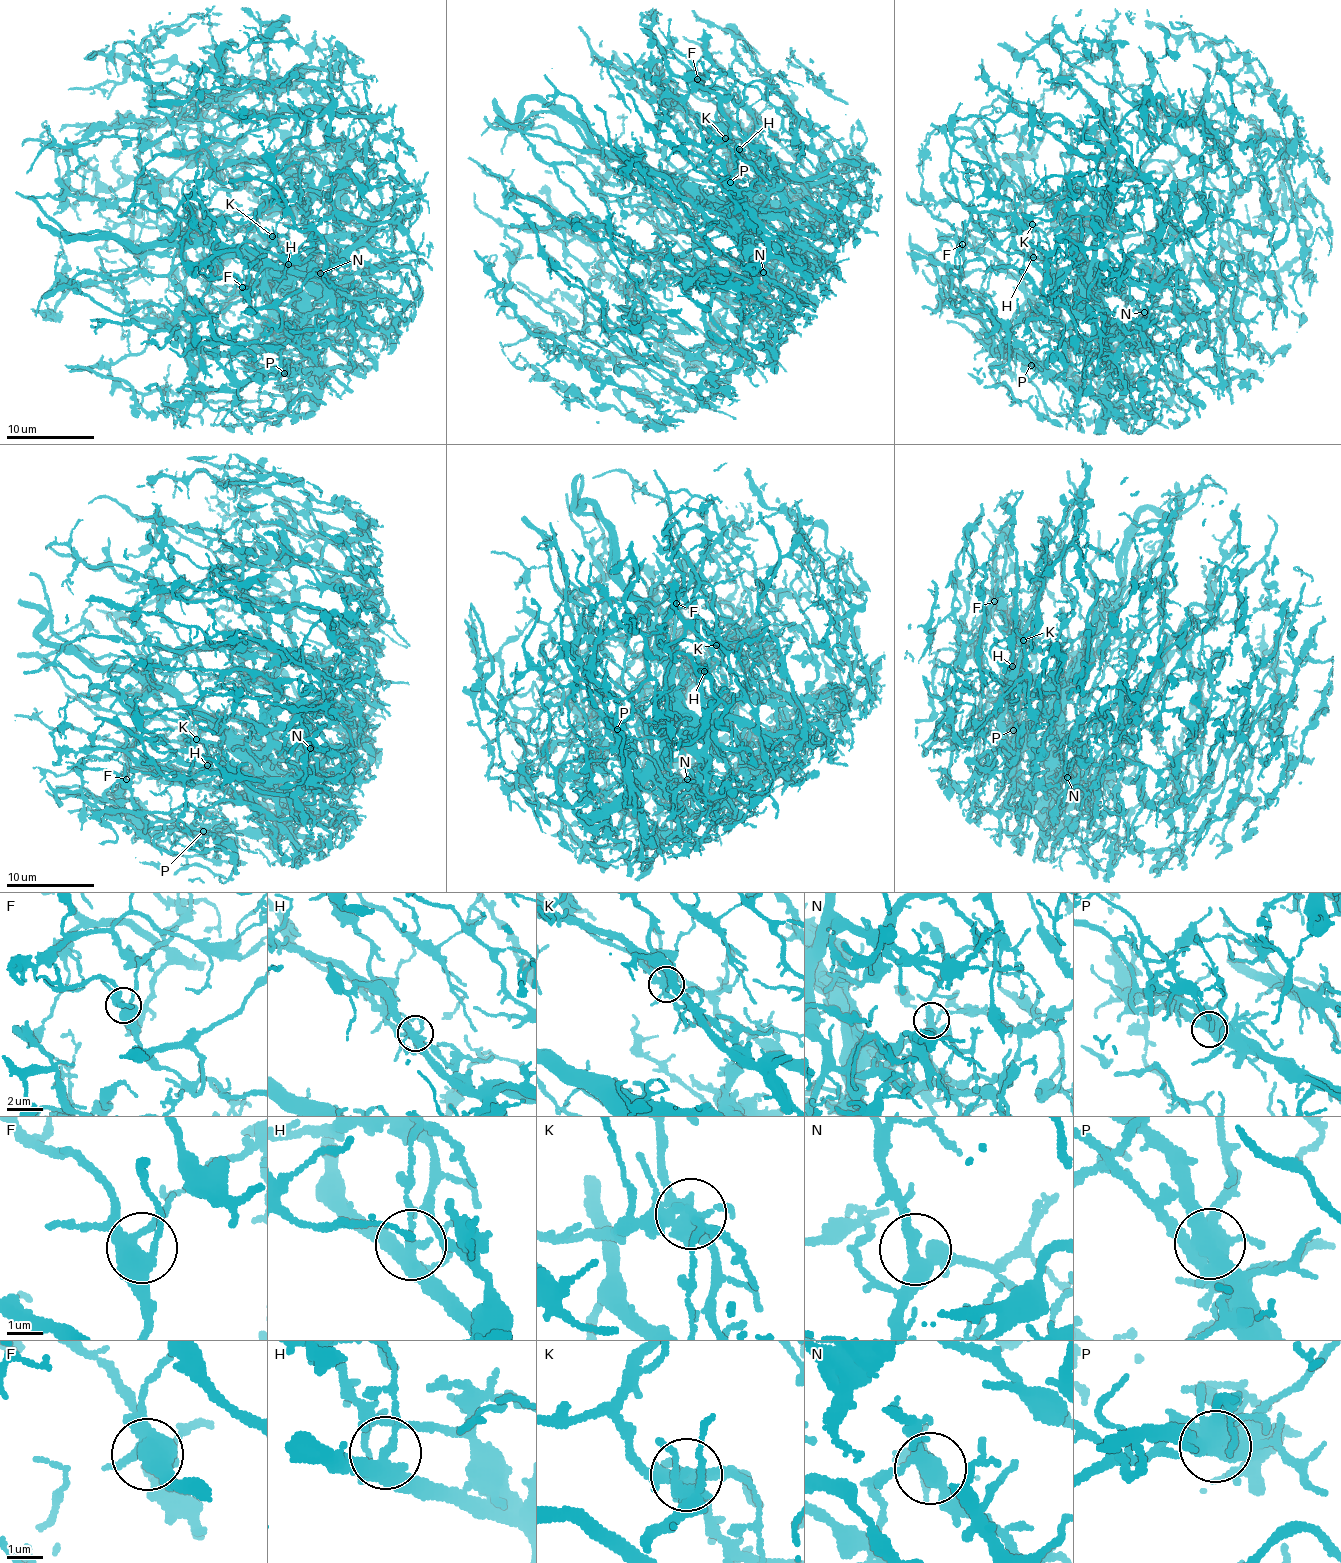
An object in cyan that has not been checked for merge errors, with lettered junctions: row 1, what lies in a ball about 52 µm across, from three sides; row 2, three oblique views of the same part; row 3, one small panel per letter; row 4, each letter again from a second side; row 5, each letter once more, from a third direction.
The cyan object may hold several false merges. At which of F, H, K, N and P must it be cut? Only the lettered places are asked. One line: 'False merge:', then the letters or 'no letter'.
False merge: H, K, P

